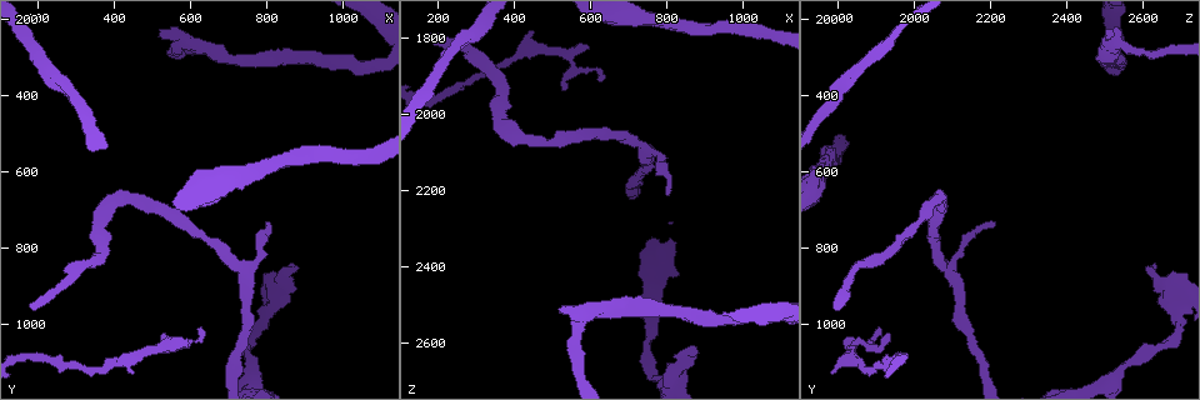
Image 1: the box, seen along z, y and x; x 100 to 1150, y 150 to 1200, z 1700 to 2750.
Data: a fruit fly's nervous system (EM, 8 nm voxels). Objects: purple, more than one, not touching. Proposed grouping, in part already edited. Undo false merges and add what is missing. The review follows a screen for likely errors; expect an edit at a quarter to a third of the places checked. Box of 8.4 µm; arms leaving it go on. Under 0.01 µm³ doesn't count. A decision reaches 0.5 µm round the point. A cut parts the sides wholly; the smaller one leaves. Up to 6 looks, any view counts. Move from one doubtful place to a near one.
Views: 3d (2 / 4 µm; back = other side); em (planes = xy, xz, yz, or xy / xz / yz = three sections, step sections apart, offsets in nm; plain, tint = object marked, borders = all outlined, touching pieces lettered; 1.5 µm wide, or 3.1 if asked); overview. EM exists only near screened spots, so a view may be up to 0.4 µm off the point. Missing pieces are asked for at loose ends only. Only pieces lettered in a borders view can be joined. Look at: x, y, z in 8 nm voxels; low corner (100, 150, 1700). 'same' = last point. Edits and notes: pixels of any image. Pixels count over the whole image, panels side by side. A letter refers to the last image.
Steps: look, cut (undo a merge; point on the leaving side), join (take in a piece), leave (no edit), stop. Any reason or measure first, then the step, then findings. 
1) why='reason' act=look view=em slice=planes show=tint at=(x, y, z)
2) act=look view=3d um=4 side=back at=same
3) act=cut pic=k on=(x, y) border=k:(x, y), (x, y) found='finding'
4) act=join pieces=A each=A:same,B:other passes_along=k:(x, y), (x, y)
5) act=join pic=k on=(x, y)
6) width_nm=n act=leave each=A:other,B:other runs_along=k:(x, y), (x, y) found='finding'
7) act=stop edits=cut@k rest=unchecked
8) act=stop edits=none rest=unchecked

why='an open end' act=look view=3d um=4 at=(525, 245, 2515)

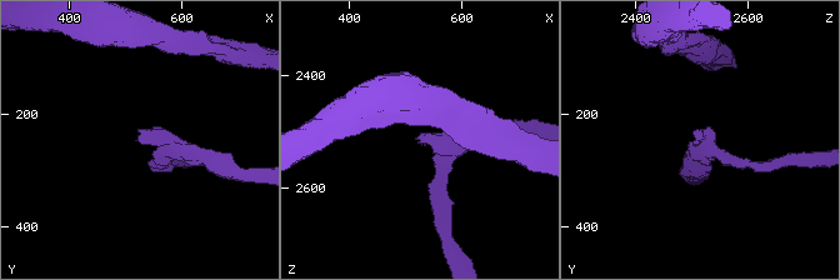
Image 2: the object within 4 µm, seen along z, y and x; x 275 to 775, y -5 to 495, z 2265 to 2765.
act=look view=em slice=xy step=4 show=borders at=(520, 240, 2510)

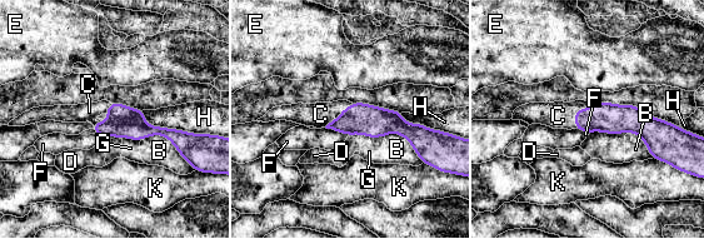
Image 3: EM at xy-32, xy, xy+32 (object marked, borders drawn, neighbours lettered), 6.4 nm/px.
why='another direction' act=look view=em slice=yz step=8 show=borders at=same

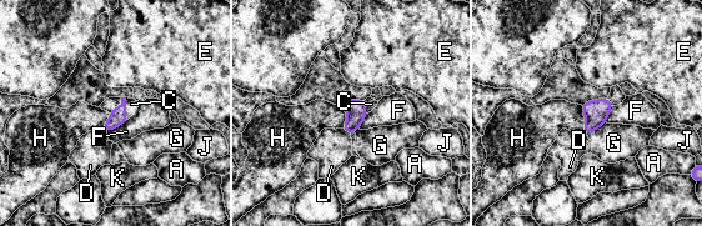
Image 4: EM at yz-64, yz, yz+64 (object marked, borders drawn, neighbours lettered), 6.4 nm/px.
act=join pieces=C each=A:other,C:same,D:other,E:other,F:other,G:other,H:other,J:other,K:other passes_along=4:(118, 116), (125, 109), (131, 104) found='it goes on there'

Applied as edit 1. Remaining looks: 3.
act=look view=3d um=2 at=(600, 1050, 1820)

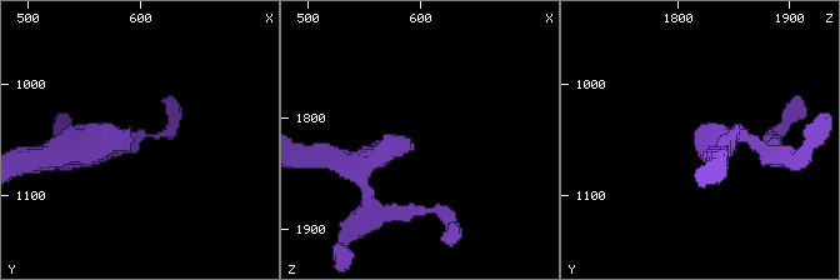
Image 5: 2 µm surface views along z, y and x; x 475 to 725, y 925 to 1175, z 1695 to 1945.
why='shape alone is not enough' act=look view=em slice=planes show=plain at=(596, 1052, 1824)

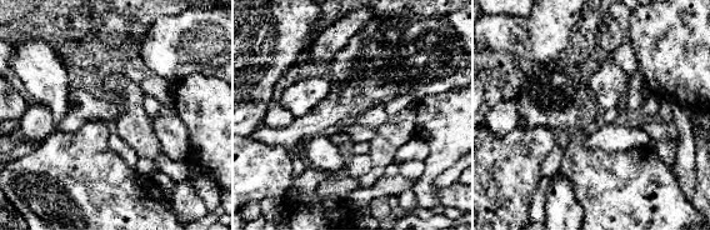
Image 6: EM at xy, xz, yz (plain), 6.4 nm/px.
act=look view=em slice=planes show=borders at=same

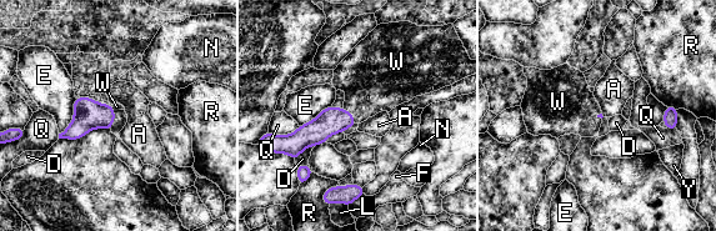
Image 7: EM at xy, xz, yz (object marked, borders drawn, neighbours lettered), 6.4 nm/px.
longest_contact=E:260nm act=join pieces=W each=A:other,D:other,E:other,F:other,L:other,N:other,Q:other,R:other,W:same,Y:other passes_along=7:(89, 114), (115, 117), (120, 121) found='it goes on there'

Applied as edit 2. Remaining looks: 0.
act=stop edits=join@4,join@7 rest=unchecked

